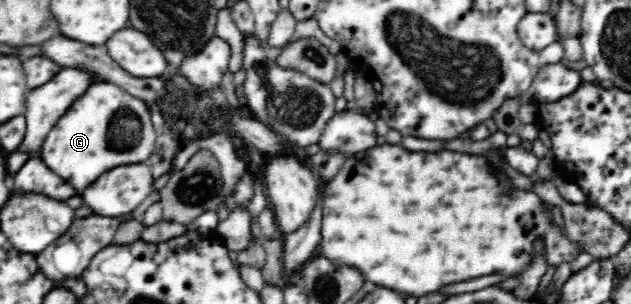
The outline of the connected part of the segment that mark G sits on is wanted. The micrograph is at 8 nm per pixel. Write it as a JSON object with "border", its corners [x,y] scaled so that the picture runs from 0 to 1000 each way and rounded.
{"border":[[[151,263],[76,438],[63,484],[65,520],[125,638],[165,566],[185,546],[231,536],[239,520],[249,441],[242,434],[236,382],[236,355],[227,329],[217,336],[192,286]]]}

